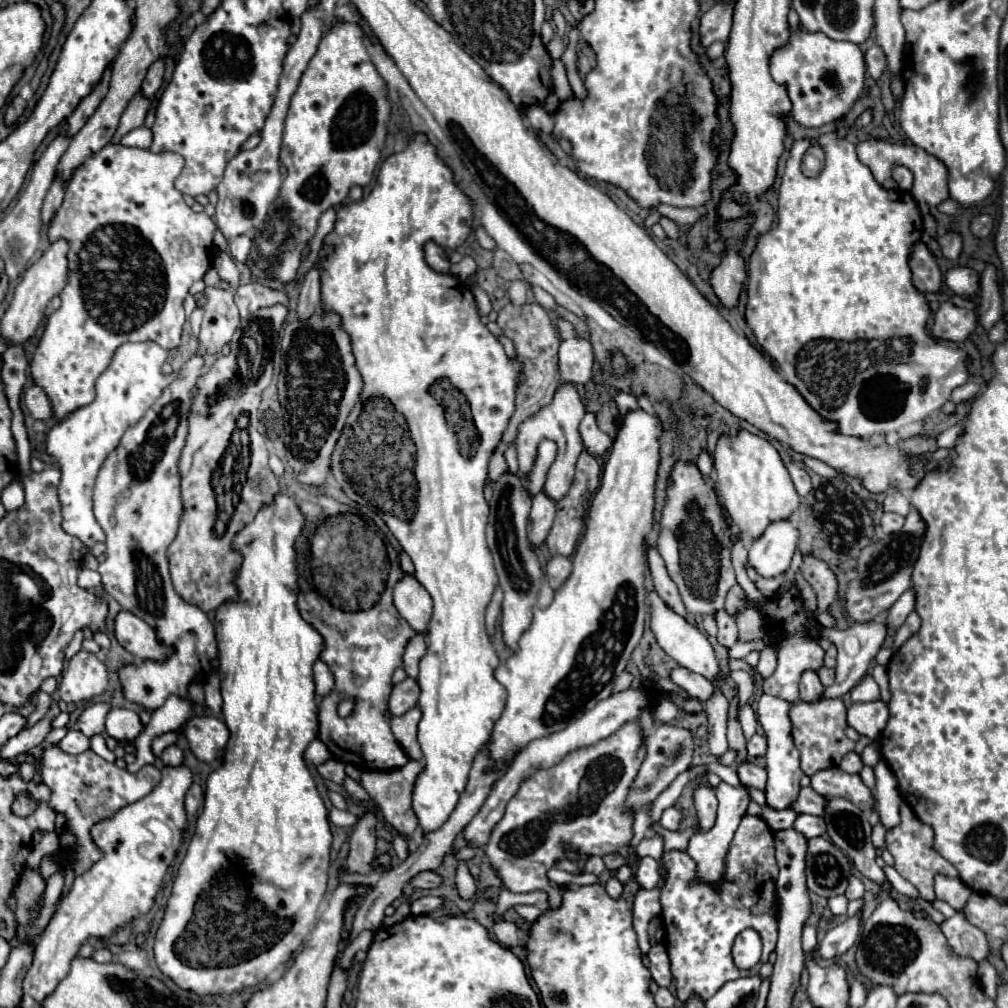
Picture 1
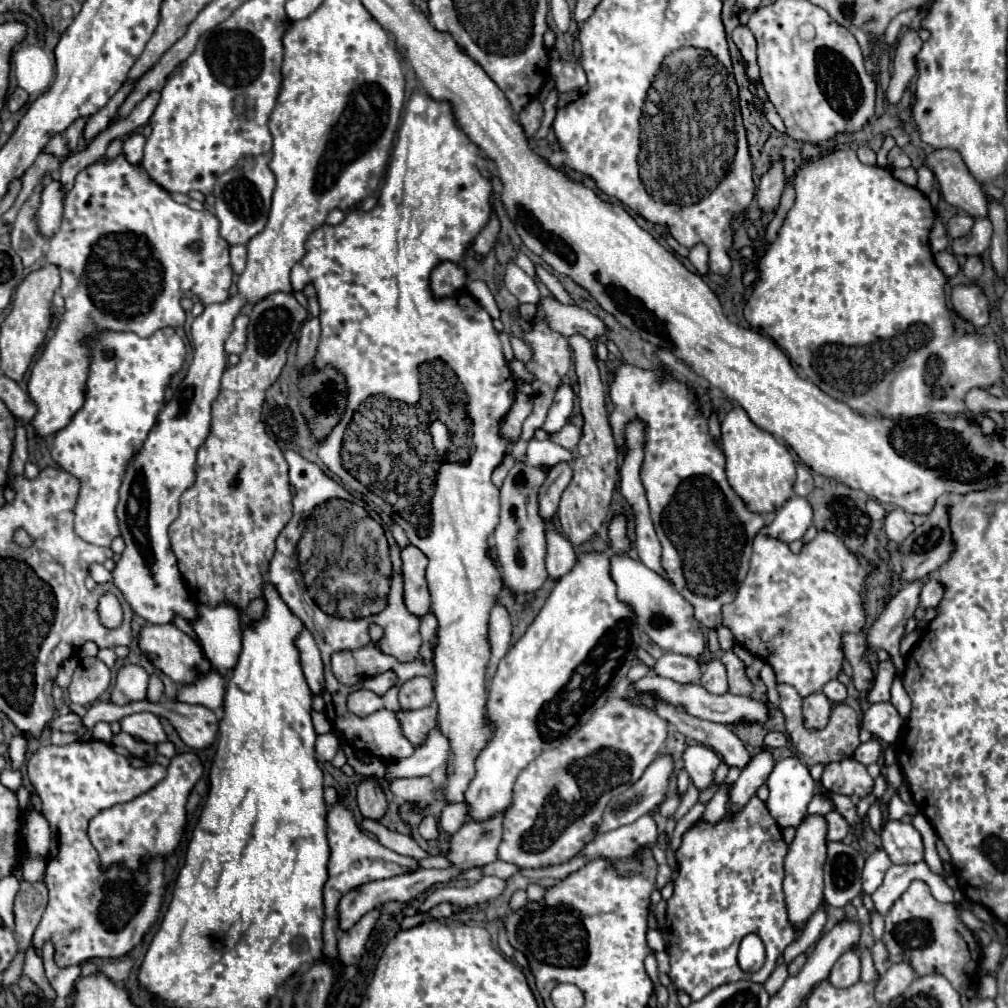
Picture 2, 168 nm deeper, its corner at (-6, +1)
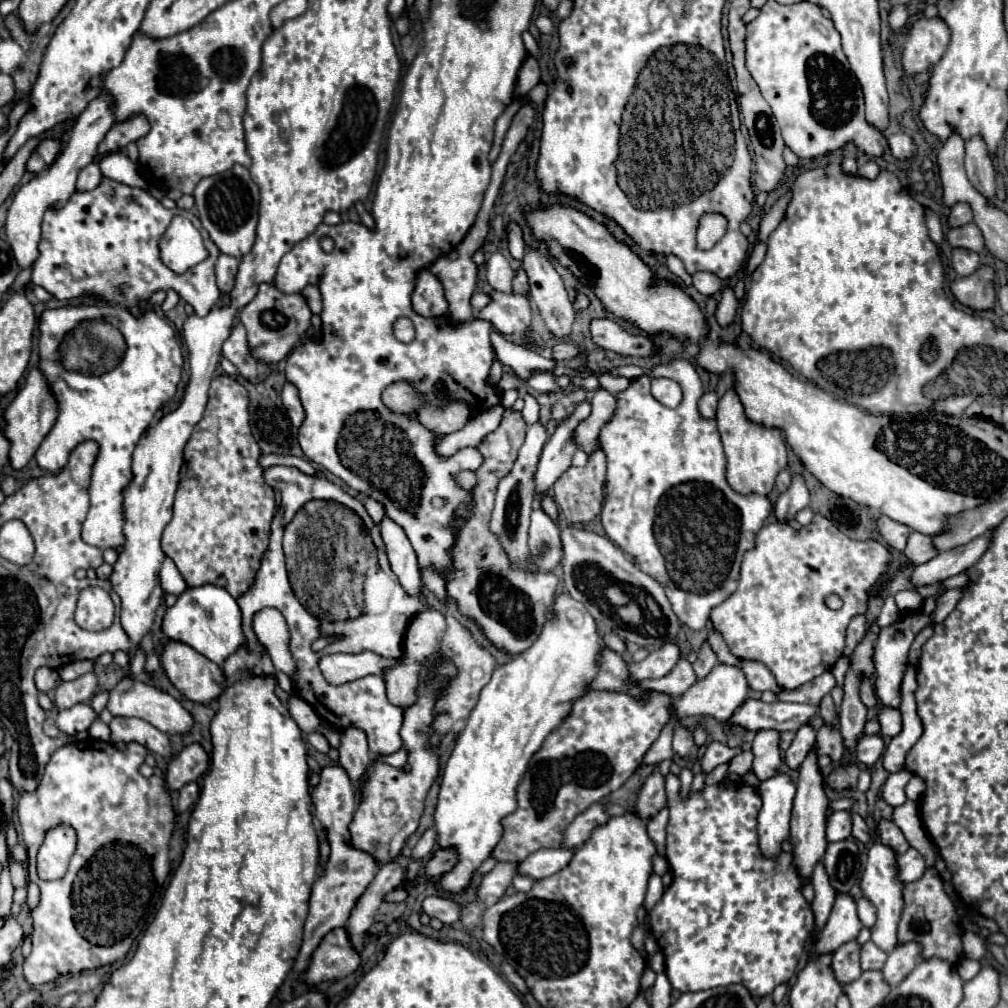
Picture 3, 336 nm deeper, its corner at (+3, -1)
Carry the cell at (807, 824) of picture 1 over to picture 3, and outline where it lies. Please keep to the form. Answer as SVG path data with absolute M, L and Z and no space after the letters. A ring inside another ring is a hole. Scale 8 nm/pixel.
M831 812L827 818L827 840L839 842L851 836L851 816L849 812Z

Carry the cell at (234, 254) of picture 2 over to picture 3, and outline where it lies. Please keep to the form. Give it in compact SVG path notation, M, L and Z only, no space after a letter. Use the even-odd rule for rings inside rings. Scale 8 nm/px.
M221 254L217 258L215 274L217 274L217 286L221 292L231 292L233 282L235 282L235 274L237 274L237 266L239 266L239 260L235 256Z

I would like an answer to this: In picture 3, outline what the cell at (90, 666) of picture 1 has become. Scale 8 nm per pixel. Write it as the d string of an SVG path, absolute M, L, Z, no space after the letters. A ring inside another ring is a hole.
M87 672L71 682L61 682L61 686L57 688L55 706L59 710L63 710L63 708L71 708L79 702L85 702L95 694L95 688L97 688L95 672Z

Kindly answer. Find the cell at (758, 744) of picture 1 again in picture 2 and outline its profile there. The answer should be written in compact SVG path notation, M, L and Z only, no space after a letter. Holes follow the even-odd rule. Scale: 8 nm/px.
M768 732L764 738L764 748L780 748L788 744L788 736L782 732Z

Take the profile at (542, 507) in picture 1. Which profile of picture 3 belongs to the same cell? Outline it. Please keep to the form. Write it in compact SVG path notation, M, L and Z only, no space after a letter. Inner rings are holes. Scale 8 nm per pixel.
M581 402L575 408L575 412L567 420L563 420L563 424L557 426L555 434L545 444L541 460L539 460L539 468L537 468L537 474L535 474L535 492L537 492L539 498L571 466L571 458L577 450L577 444L571 440L571 432L583 418L589 416L589 412L591 412L591 404Z

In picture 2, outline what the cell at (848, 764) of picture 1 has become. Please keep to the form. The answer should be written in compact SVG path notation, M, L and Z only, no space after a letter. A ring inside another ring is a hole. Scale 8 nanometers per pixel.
M876 738L860 744L860 746L856 748L856 752L854 752L854 758L856 758L858 762L866 764L866 766L872 764L872 762L878 762L880 756L882 756L882 744L880 744Z

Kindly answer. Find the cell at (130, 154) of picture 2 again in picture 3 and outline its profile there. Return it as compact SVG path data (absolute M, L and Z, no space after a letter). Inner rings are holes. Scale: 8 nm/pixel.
M111 152L111 154L103 156L99 166L101 166L101 172L105 178L123 182L131 188L147 188L147 182L143 180L139 166L135 162L131 162L131 158L123 152Z

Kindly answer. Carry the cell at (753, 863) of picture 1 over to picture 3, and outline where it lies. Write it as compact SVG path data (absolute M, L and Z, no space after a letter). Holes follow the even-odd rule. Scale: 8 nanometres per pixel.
M669 774L665 778L665 788L667 788L667 804L669 804L669 824L667 824L667 862L673 872L673 882L665 890L663 898L655 904L651 910L651 934L655 936L663 956L665 956L665 974L671 982L671 986L679 992L697 992L697 990L711 990L717 986L727 986L727 984L743 984L751 994L771 994L773 988L781 982L787 982L797 966L797 960L803 952L805 940L809 938L815 918L811 912L811 906L805 902L801 894L801 878L793 868L791 854L779 854L777 858L767 858L761 854L759 848L759 834L757 834L757 814L761 808L761 798L753 788L747 788L743 784L737 784L735 788L721 788L719 784L707 786L699 790L697 794L691 794L687 800L679 798L679 778Z

